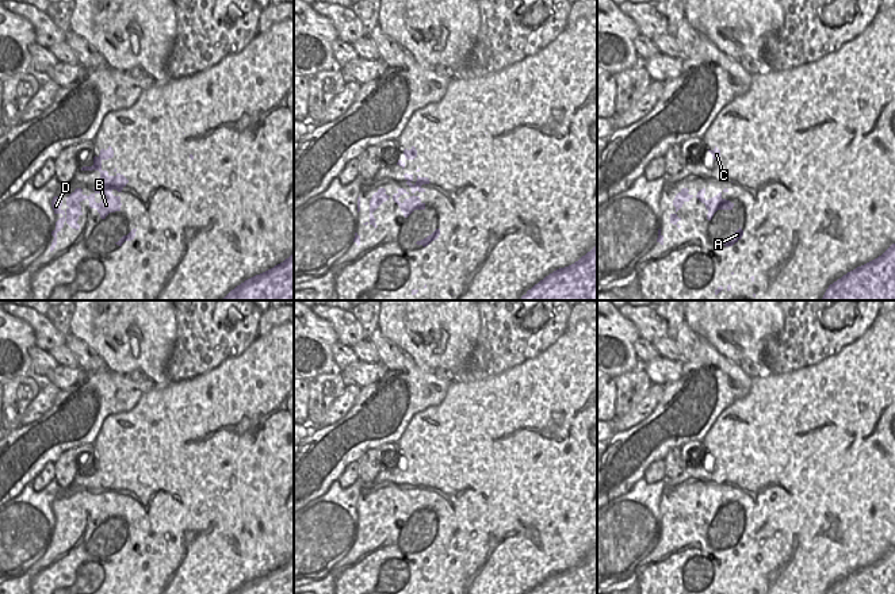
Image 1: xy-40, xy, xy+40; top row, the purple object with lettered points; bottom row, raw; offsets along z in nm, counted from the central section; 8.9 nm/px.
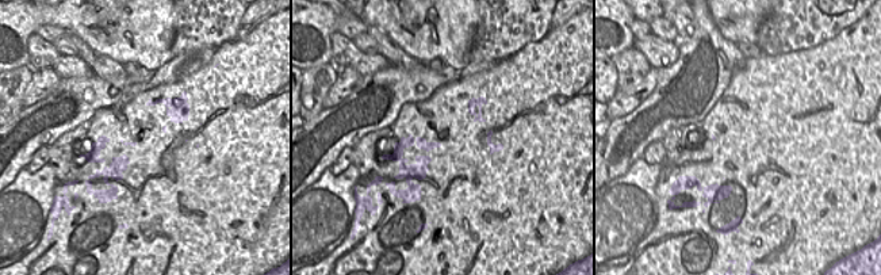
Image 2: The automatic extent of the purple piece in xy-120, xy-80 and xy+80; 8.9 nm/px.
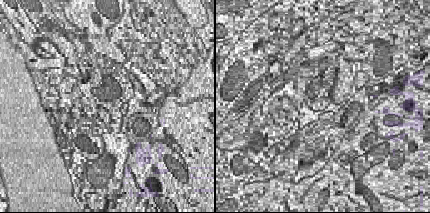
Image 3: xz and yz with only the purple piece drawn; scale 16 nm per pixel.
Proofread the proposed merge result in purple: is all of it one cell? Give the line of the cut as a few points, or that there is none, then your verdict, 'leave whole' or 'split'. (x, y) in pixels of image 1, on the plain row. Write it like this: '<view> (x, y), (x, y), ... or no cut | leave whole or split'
no cut | leave whole

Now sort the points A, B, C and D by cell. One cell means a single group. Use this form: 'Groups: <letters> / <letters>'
Groups: A B C D

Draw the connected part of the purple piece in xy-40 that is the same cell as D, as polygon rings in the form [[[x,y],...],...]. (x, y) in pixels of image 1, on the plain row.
[[[108,449],[107,453],[102,452],[100,457],[93,460],[93,468],[92,470],[83,470],[81,474],[99,474],[100,475],[100,488],[93,491],[93,497],[89,499],[83,498],[81,491],[76,491],[68,501],[66,501],[66,509],[68,511],[64,514],[61,511],[62,509],[62,501],[54,499],[51,503],[51,510],[54,513],[54,517],[62,517],[64,520],[60,521],[56,525],[56,532],[51,534],[51,539],[54,540],[50,555],[54,553],[57,548],[57,536],[61,534],[64,530],[64,526],[66,525],[72,532],[79,533],[80,528],[77,526],[79,520],[83,518],[80,506],[85,502],[89,503],[89,510],[96,511],[100,517],[102,522],[106,522],[106,520],[110,516],[121,514],[121,499],[114,499],[111,495],[116,493],[118,495],[122,495],[122,493],[126,490],[129,483],[116,475],[116,471],[114,475],[115,479],[110,479],[107,474],[102,472],[102,464],[108,463],[114,460],[114,453],[111,449]]]

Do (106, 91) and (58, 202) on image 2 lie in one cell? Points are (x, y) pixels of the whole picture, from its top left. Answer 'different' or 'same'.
different

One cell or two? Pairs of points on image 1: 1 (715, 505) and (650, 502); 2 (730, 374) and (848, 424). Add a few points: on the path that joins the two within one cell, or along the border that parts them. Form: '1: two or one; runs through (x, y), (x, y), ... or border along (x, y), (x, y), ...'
1: two; border along (666, 479), (661, 501), (661, 528), (657, 533)
2: two; border along (753, 379), (749, 391), (729, 405)

